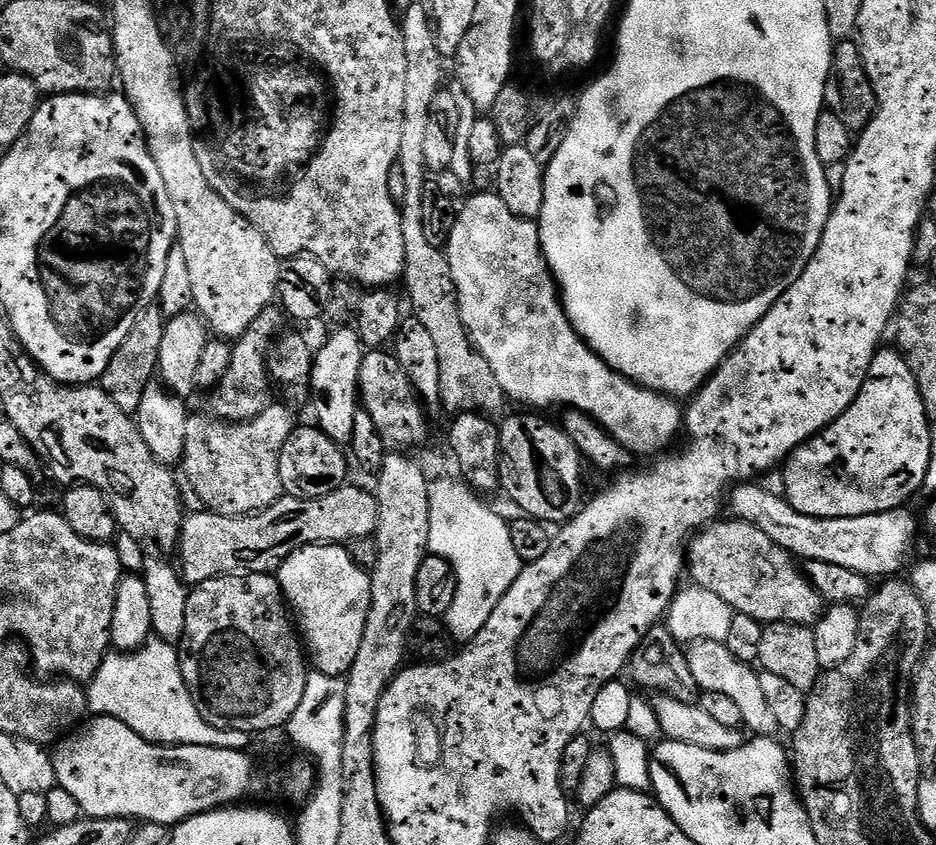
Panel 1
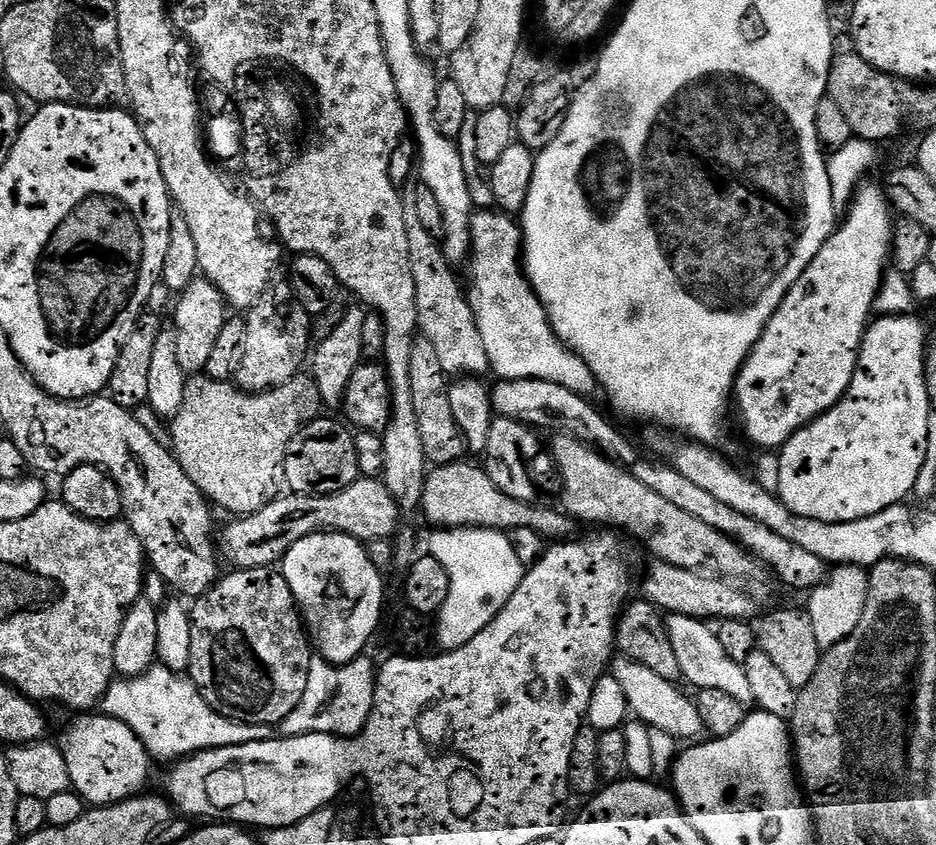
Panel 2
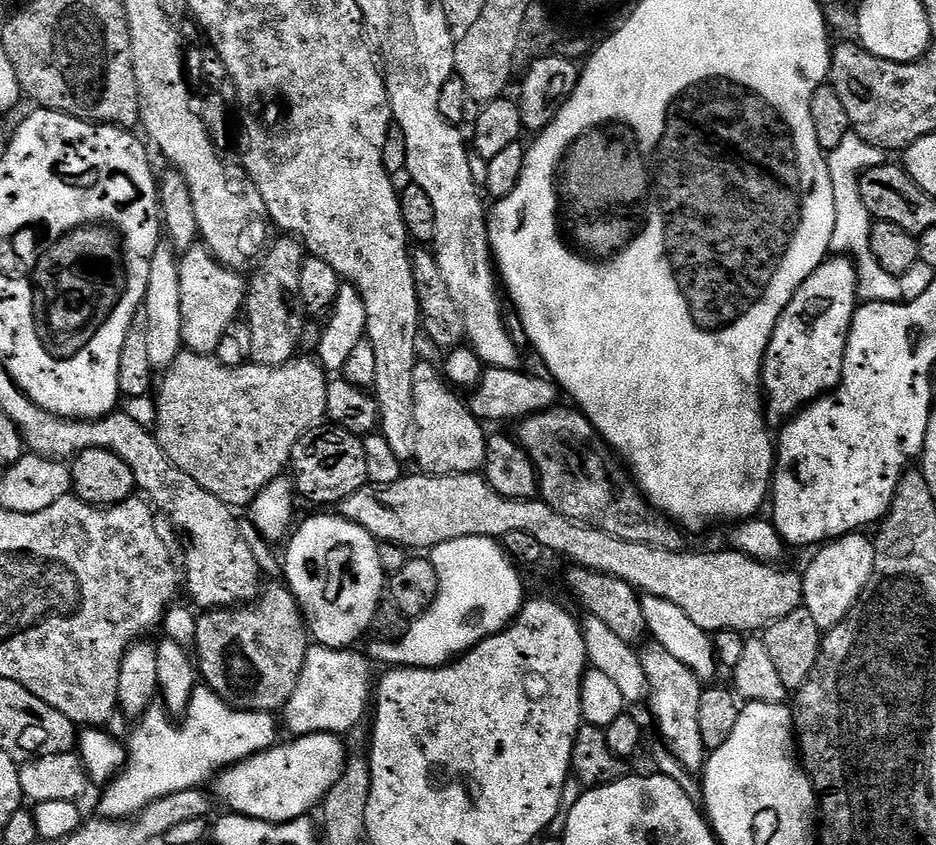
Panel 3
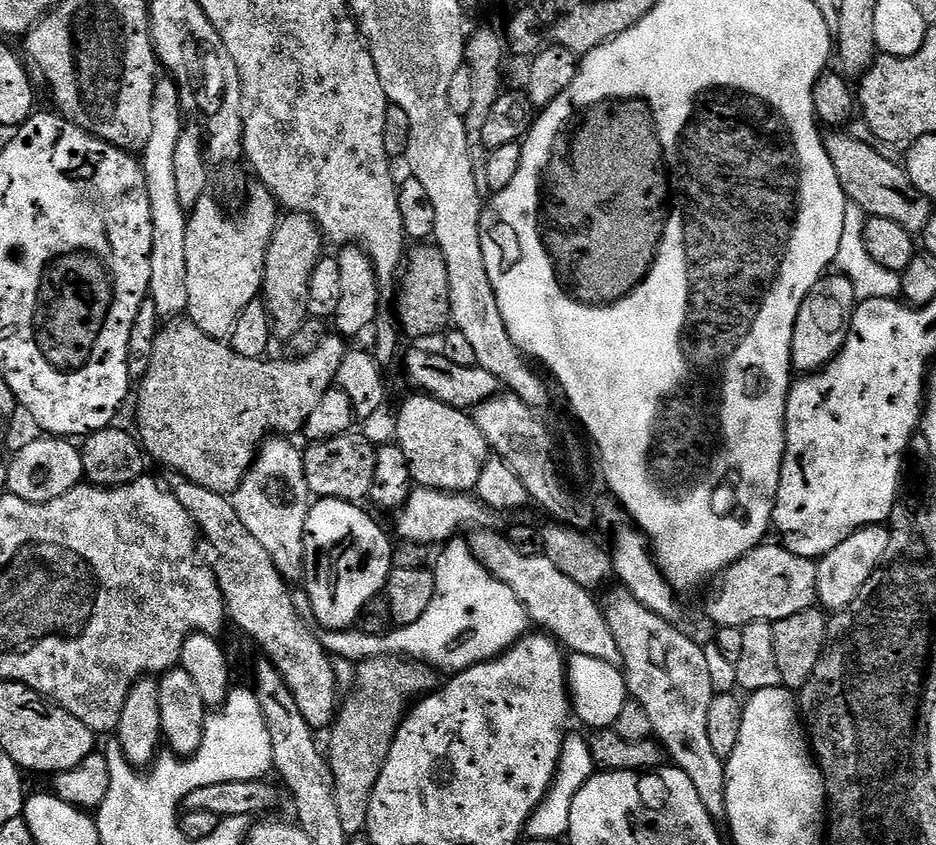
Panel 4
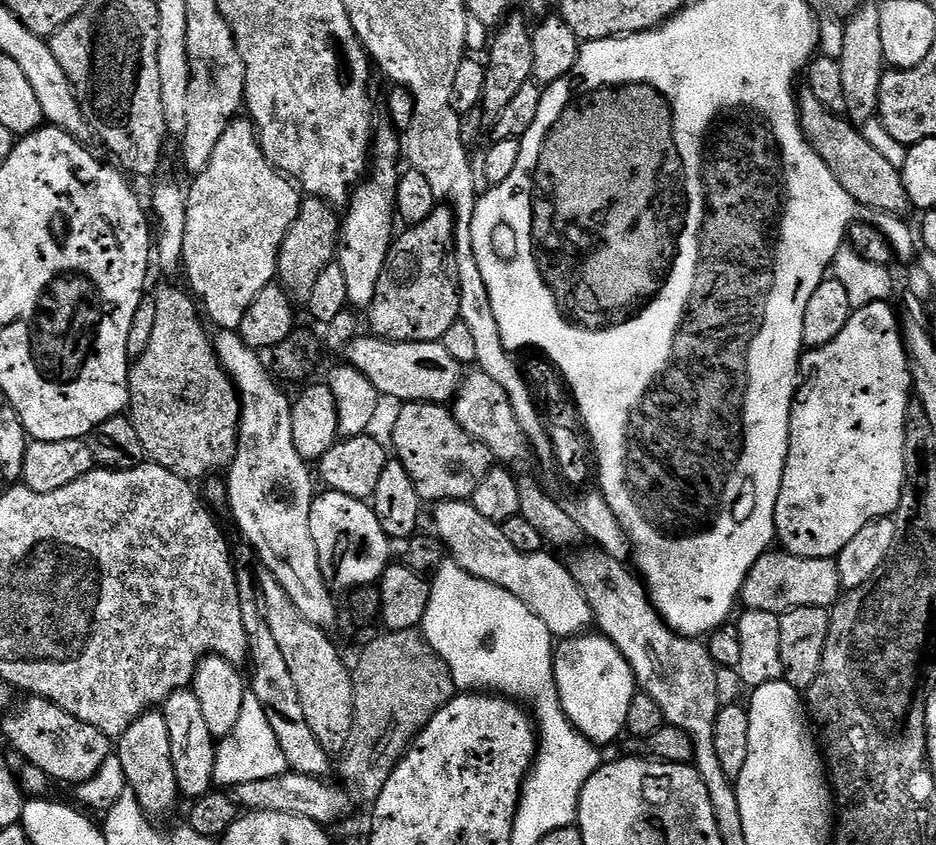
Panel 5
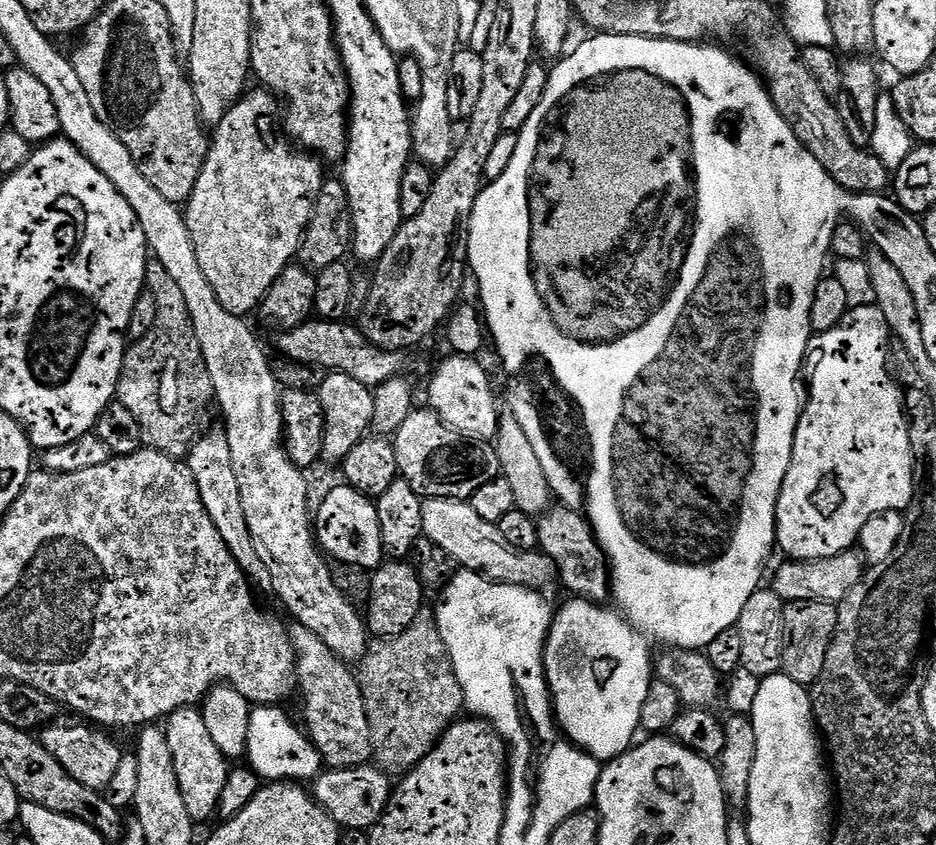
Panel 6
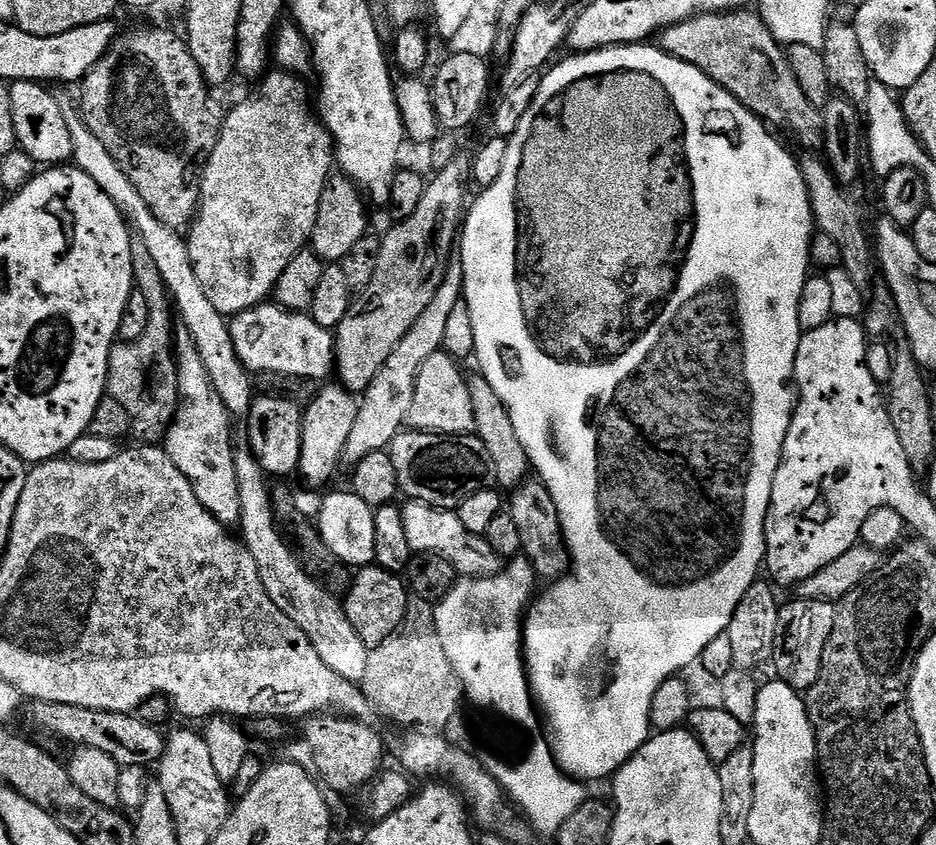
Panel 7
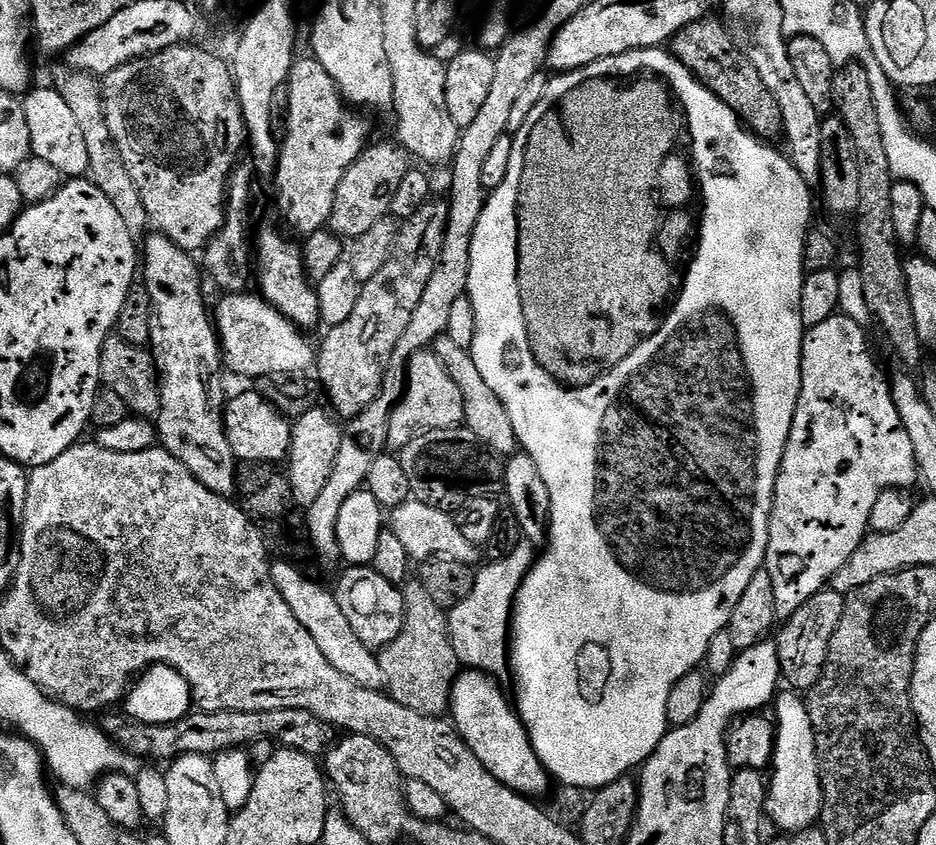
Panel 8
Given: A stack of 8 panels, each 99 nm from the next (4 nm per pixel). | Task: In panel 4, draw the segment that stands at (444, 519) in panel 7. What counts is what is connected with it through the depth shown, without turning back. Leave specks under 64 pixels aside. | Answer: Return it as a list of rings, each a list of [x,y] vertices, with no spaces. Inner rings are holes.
[[[478,528],[469,531],[466,536],[466,543],[476,561],[491,576],[498,578],[498,582],[510,586],[510,590],[514,590],[516,597],[524,603],[528,610],[529,621],[533,625],[541,624],[544,627],[541,629],[555,637],[569,653],[598,658],[602,662],[619,665],[621,658],[618,642],[614,640],[614,634],[610,634],[610,626],[604,617],[603,607],[599,603],[596,605],[595,599],[597,597],[593,593],[587,592],[582,586],[578,586],[578,582],[570,582],[570,578],[566,578],[566,574],[562,574],[562,570],[558,570],[558,566],[554,566],[554,562],[550,562],[550,558],[546,558],[542,554],[538,556],[521,554],[519,550],[514,550],[514,546],[508,541],[507,535],[503,531],[496,531],[492,528]]]

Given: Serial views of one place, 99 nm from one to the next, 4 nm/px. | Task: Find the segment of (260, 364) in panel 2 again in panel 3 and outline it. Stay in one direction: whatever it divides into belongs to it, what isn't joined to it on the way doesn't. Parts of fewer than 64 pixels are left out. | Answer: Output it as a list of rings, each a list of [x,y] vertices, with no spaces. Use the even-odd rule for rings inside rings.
[[[284,234],[272,244],[260,269],[253,274],[246,288],[246,323],[252,339],[251,359],[257,364],[278,366],[297,355],[300,335],[306,323],[304,303],[300,300],[298,274],[306,259],[306,249],[299,239]]]

